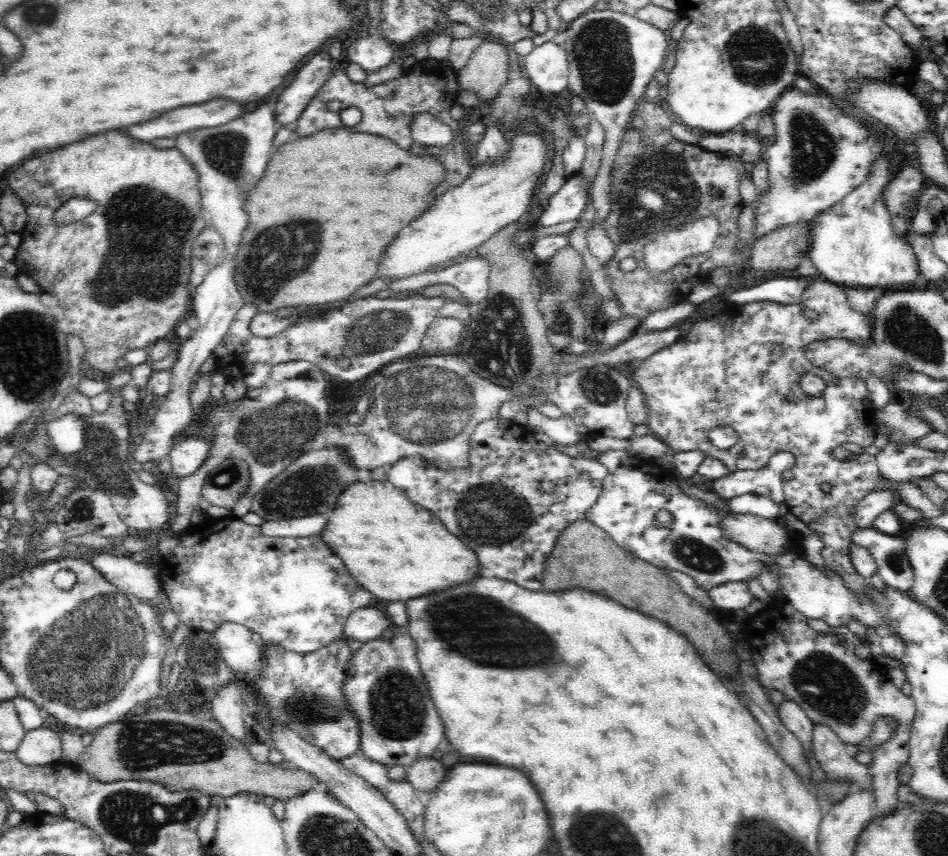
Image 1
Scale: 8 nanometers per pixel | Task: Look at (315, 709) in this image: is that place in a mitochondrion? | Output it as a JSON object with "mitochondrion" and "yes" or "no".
{"mitochondrion":"yes"}

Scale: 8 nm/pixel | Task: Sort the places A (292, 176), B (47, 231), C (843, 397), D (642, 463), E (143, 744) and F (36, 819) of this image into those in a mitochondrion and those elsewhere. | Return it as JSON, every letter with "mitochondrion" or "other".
{"A":"other","B":"other","C":"other","D":"other","E":"mitochondrion","F":"other"}

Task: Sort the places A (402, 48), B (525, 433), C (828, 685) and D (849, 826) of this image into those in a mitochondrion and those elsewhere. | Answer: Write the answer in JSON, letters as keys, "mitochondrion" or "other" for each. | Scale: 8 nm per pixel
{"A":"other","B":"other","C":"mitochondrion","D":"other"}

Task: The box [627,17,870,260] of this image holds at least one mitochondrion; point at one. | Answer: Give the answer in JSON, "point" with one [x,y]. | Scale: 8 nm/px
{"point":[815,141]}

